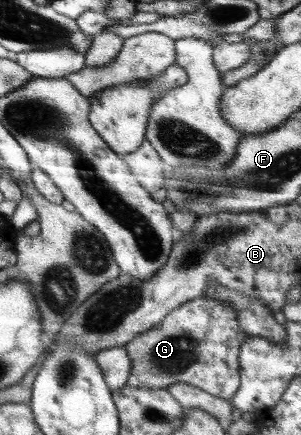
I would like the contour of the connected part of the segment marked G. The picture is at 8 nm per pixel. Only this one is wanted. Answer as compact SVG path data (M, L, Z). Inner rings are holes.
M201 295L173 310L151 330L126 344L132 360L132 372L127 384L135 388L167 389L173 383L191 383L222 399L231 400L240 388L240 351L249 336L238 323L236 308L229 303Z

